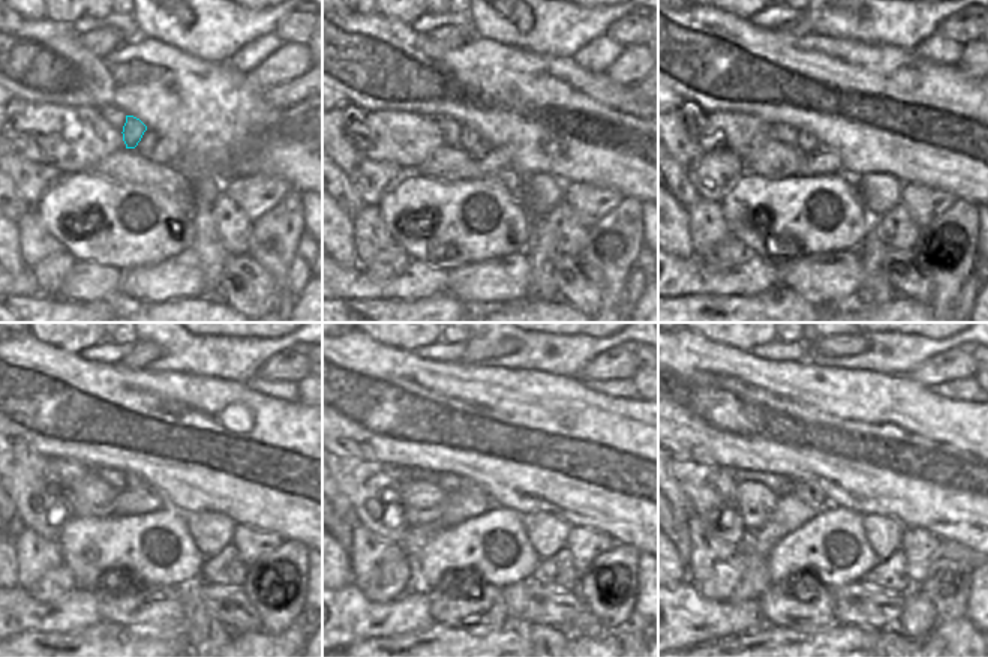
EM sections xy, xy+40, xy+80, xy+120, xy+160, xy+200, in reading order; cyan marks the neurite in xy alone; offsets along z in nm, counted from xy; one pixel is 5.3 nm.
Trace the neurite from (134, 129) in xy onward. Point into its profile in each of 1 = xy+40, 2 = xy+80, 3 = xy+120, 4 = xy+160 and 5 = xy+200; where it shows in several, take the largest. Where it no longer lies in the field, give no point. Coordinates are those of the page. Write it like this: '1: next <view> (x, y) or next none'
1: next xy+40 (468, 137)
2: next xy+80 (807, 143)
3: next xy+120 (134, 480)
4: next xy+160 (468, 486)
5: next xy+200 (810, 494)

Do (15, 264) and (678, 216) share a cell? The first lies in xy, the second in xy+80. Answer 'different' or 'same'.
same

